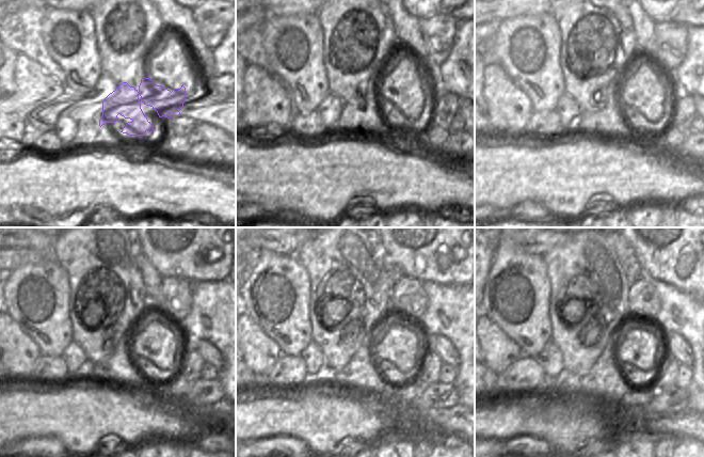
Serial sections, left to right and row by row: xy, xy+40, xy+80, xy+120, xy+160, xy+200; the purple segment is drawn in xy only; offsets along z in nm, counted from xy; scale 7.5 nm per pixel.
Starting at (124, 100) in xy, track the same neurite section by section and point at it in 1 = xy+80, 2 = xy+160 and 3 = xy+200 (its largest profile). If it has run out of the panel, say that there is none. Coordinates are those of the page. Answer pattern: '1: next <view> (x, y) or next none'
1: next xy+80 (630, 100)
2: next xy+160 (399, 344)
3: next xy+200 (640, 346)

